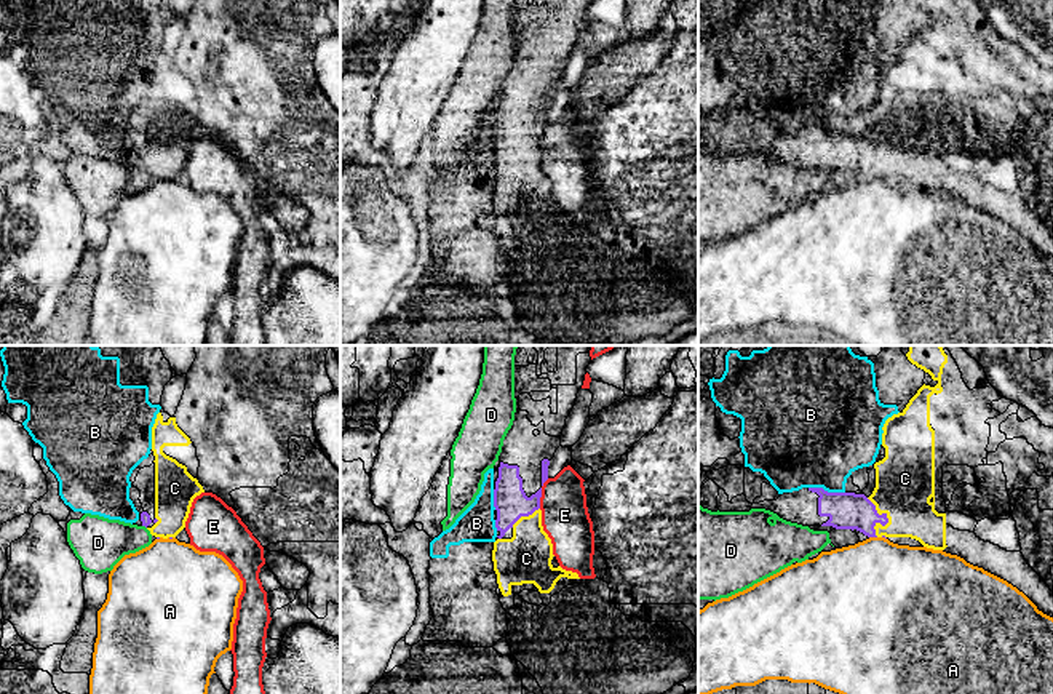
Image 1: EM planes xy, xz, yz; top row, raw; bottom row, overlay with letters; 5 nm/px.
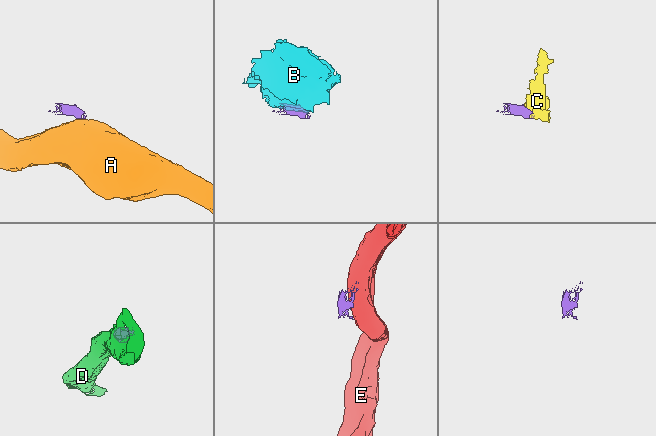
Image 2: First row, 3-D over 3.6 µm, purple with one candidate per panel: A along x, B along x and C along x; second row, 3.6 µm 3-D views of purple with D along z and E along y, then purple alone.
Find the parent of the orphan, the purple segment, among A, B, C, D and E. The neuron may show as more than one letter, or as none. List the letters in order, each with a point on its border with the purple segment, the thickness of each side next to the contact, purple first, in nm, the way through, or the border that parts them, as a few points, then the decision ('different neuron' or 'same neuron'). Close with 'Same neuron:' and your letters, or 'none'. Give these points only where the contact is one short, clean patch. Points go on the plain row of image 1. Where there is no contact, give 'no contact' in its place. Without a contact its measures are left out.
A: yz (873, 178) | 190/460 nm | different neuron
B: yz (826, 133) | 190/440 nm | different neuron
C: yz (887, 160) | 190/300 nm | across yz (847, 152), (887, 160), (900, 146), (905, 120) | same neuron
D: xy (144, 167) | 50/260 nm | along xy (143, 167), (146, 170) | different neuron
E: xz (540, 135) | 170/240 nm | different neuron
Same neuron: C

